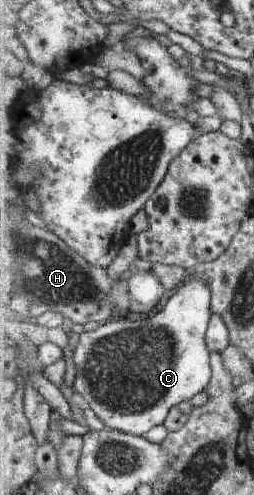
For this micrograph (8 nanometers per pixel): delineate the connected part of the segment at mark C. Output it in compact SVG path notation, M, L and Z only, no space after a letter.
M193 278L187 285L183 285L179 290L176 291L175 295L171 296L169 301L166 303L165 307L149 319L129 321L126 318L116 318L112 321L107 321L103 323L97 329L92 331L86 331L80 334L75 340L74 347L75 351L73 353L73 358L75 358L75 365L77 367L77 375L74 375L74 380L72 381L72 391L76 397L80 398L95 415L104 423L105 427L111 428L113 430L119 430L122 432L127 432L128 434L133 434L134 436L143 435L147 433L149 429L153 429L155 425L161 425L169 411L187 401L193 399L197 393L201 393L205 389L205 385L209 385L212 376L212 367L210 362L210 351L207 347L206 333L209 329L210 322L212 321L212 291L211 288L200 282L196 278Z

